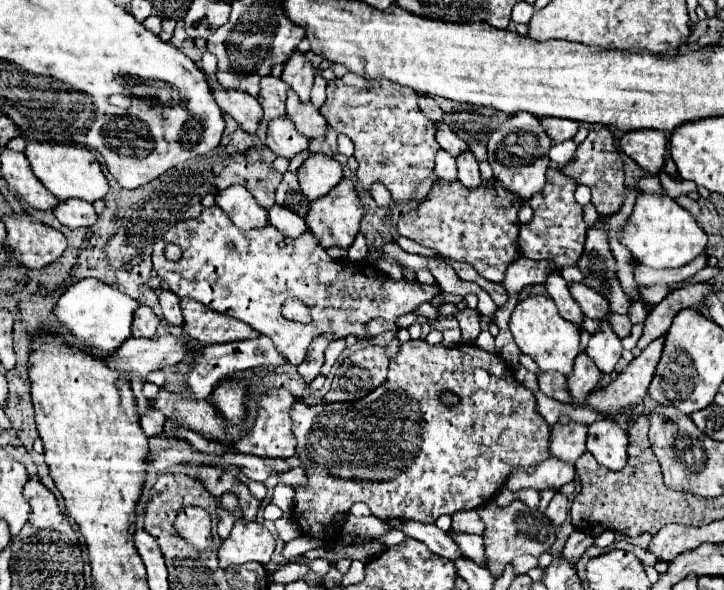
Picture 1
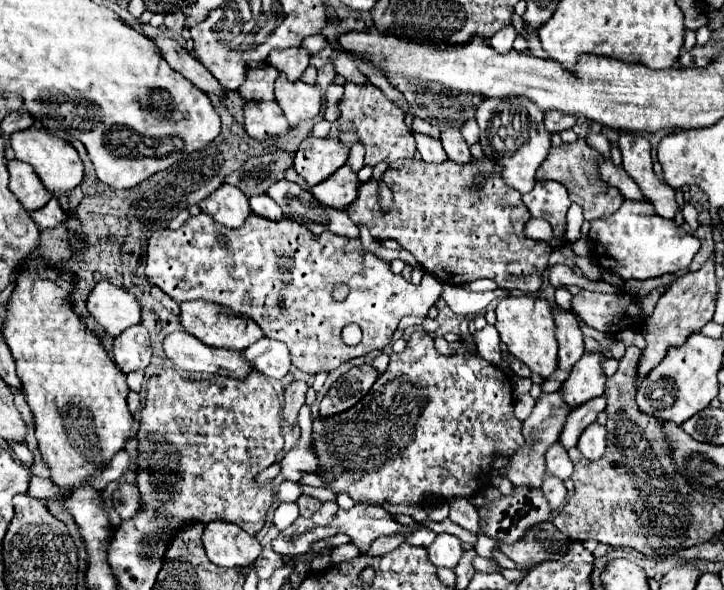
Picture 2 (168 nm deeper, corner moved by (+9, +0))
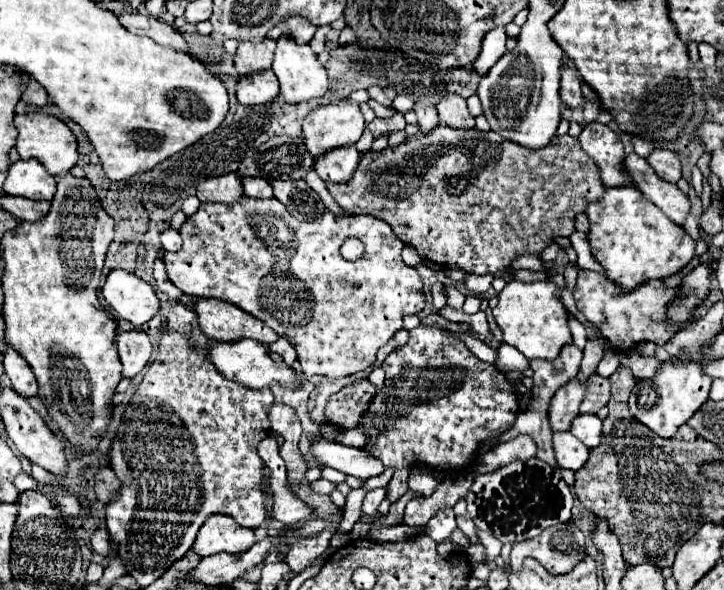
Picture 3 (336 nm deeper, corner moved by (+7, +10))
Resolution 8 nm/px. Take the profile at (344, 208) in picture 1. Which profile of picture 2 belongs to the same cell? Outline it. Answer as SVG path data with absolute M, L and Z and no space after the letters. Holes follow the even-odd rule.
M343 165L339 171L335 171L335 175L331 175L331 179L325 179L323 183L311 187L311 193L325 207L345 211L345 207L353 203L353 199L357 197L357 187L359 187L357 173L349 165Z

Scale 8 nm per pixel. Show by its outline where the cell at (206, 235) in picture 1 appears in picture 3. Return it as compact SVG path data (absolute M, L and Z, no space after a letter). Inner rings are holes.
M245 197L237 203L237 205L217 205L217 203L203 203L199 207L197 213L189 215L185 219L185 223L181 225L179 229L181 237L183 237L183 247L177 251L177 253L169 253L165 251L163 255L163 263L165 263L165 269L167 269L167 275L169 275L169 281L179 287L183 293L191 295L191 297L215 297L215 299L223 299L223 301L231 301L235 303L237 307L241 307L243 311L251 313L253 317L261 319L265 325L269 325L273 331L277 331L279 337L285 337L289 339L289 343L297 349L297 355L299 355L299 363L301 363L301 371L311 377L311 375L325 375L325 377L331 377L331 379L337 379L337 377L343 377L343 375L351 375L351 373L359 373L363 371L365 367L369 367L371 363L375 363L375 355L377 351L403 327L403 315L405 313L419 313L423 307L425 307L425 297L421 293L423 285L421 285L421 279L415 271L415 267L409 267L403 263L401 259L401 249L403 249L403 241L399 237L395 237L393 229L377 219L377 217L371 217L371 215L353 215L353 217L337 217L329 211L325 211L321 215L321 219L315 219L311 223L303 223L303 221L297 221L287 209L285 205L281 205L281 201L277 199L253 199L253 197ZM349 237L355 237L359 239L363 245L365 245L365 253L361 259L357 259L355 263L351 261L345 261L339 253L339 247L345 239Z

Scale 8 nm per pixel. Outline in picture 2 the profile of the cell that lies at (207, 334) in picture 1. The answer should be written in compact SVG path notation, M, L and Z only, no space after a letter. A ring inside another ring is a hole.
M203 301L181 303L181 325L185 327L187 333L195 335L199 341L203 341L209 347L231 347L231 349L243 351L263 337L261 327L257 327L251 319L235 317L231 311L227 311L227 307L215 307Z

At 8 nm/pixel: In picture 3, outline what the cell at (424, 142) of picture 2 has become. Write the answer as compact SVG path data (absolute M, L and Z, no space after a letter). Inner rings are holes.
M415 105L415 115L419 119L419 129L423 133L429 133L435 125L439 125L439 117L437 117L437 111L435 107L423 107L423 105Z

